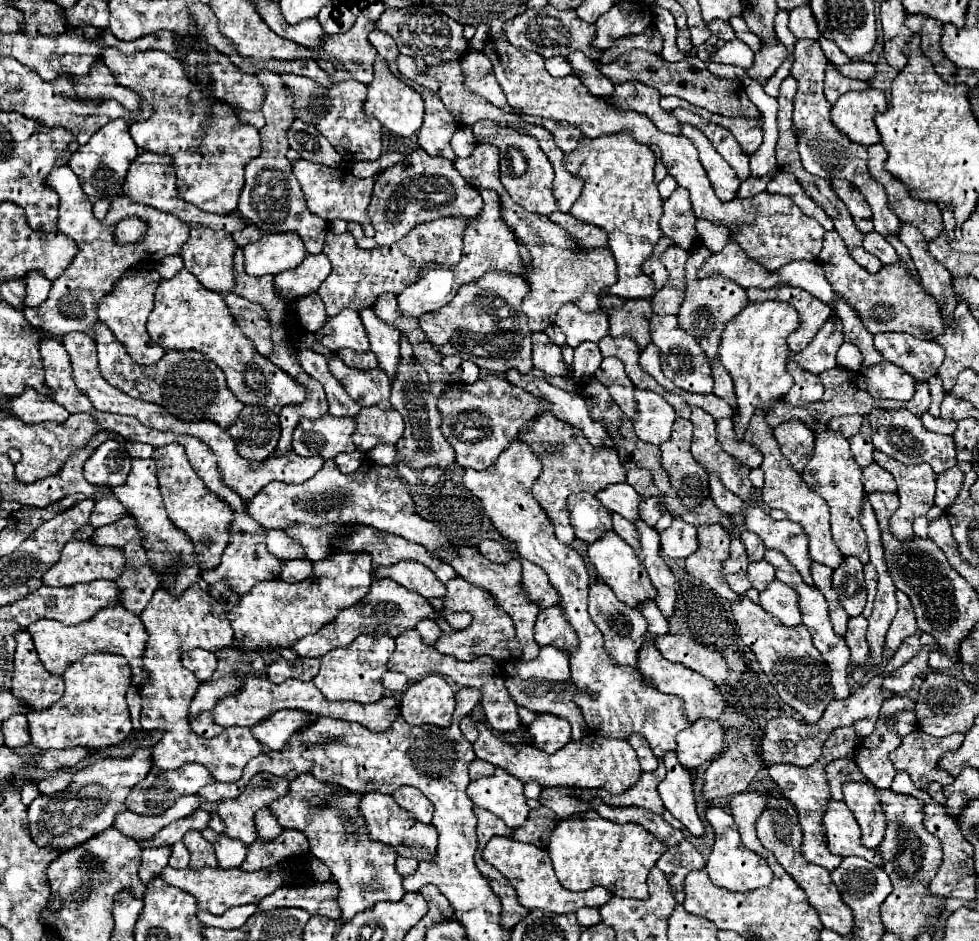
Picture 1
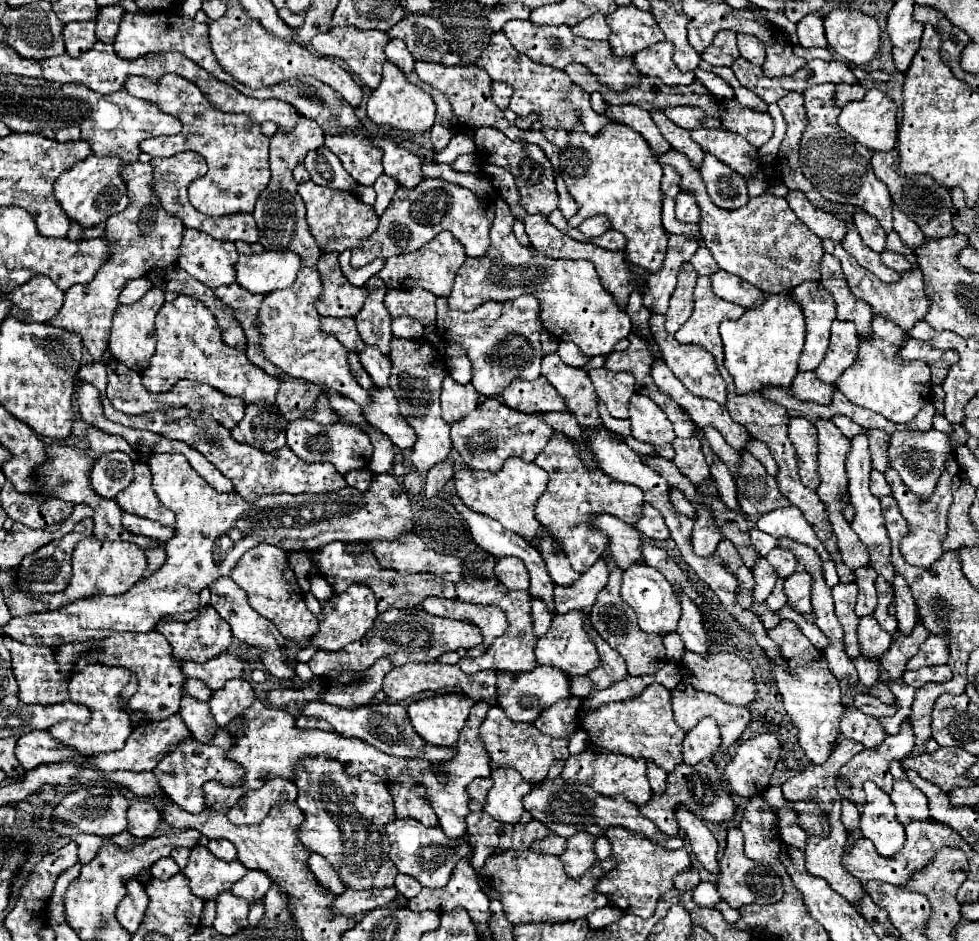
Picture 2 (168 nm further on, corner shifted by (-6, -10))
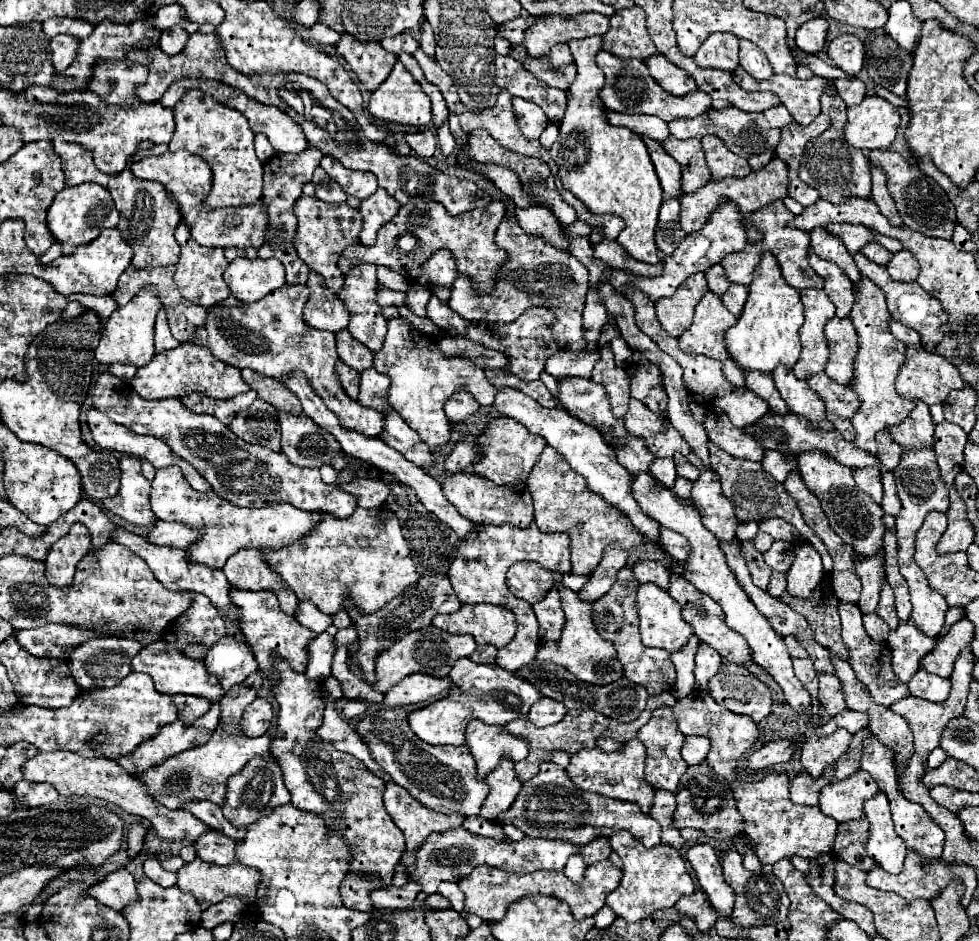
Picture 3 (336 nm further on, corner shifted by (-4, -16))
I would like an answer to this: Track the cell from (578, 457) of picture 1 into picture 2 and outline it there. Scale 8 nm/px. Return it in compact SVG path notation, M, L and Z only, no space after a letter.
M553 434L543 452L535 458L535 464L549 474L547 490L539 498L535 518L547 526L557 540L563 542L563 552L569 558L575 572L587 572L591 564L607 550L607 534L593 530L591 514L611 514L623 522L635 526L643 512L643 492L637 486L611 480L601 470L587 470L577 458L573 444L563 434Z

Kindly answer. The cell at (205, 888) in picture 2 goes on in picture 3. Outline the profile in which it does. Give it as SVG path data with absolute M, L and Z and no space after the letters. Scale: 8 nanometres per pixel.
M195 858L193 862L187 862L177 872L177 886L183 892L193 894L203 910L207 910L209 906L221 902L227 896L241 896L247 902L245 912L253 914L255 912L255 890L257 890L259 878L261 876L259 876L257 868L249 868L249 866L243 866L239 862L233 862L233 864L227 864L227 866L219 866L219 864L209 864L209 862L203 862L201 858Z

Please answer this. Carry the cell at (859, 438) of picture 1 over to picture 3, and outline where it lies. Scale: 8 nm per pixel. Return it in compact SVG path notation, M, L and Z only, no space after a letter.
M877 432L875 442L877 442L877 458L881 462L879 470L881 472L893 470L899 464L899 456L901 456L903 448L899 444L895 444L887 432Z

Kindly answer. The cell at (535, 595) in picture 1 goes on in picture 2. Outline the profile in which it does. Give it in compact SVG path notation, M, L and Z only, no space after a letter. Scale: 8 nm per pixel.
M597 560L587 572L579 576L579 582L573 586L555 586L555 610L565 614L567 610L585 610L589 612L597 594L607 586L609 570L605 560Z

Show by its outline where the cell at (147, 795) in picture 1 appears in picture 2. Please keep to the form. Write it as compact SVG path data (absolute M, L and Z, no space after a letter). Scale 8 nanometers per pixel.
M135 800L129 806L127 828L135 838L151 838L157 832L161 820L163 820L161 812L149 800Z

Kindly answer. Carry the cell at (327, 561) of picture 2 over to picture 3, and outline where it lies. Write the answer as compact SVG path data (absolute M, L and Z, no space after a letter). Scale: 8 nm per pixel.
M423 576L415 586L401 592L397 598L393 598L391 602L387 602L383 608L379 608L373 614L363 614L347 596L343 602L343 610L351 616L353 624L357 624L357 630L361 632L361 648L351 660L357 660L357 664L361 664L365 672L365 680L373 682L373 660L377 652L381 652L381 648L389 644L389 640L399 640L401 636L405 636L405 632L413 628L429 626L435 614L451 614L451 612L457 612L459 608L461 608L461 602L455 596L449 578L445 576Z

